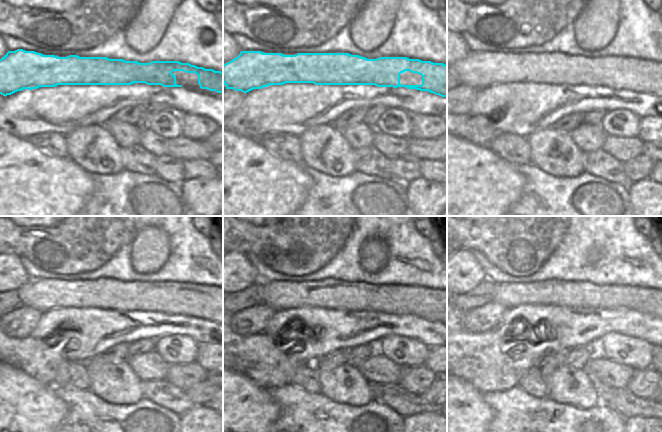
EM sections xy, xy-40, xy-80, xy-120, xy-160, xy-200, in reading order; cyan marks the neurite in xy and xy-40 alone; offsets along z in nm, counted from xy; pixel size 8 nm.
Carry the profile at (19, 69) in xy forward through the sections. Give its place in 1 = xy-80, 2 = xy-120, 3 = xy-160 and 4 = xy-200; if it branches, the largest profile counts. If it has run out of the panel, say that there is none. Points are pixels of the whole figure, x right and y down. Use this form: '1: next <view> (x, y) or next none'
1: next xy-80 (479, 70)
2: next xy-120 (202, 301)
3: next xy-160 (423, 302)
4: next xy-200 (574, 294)

